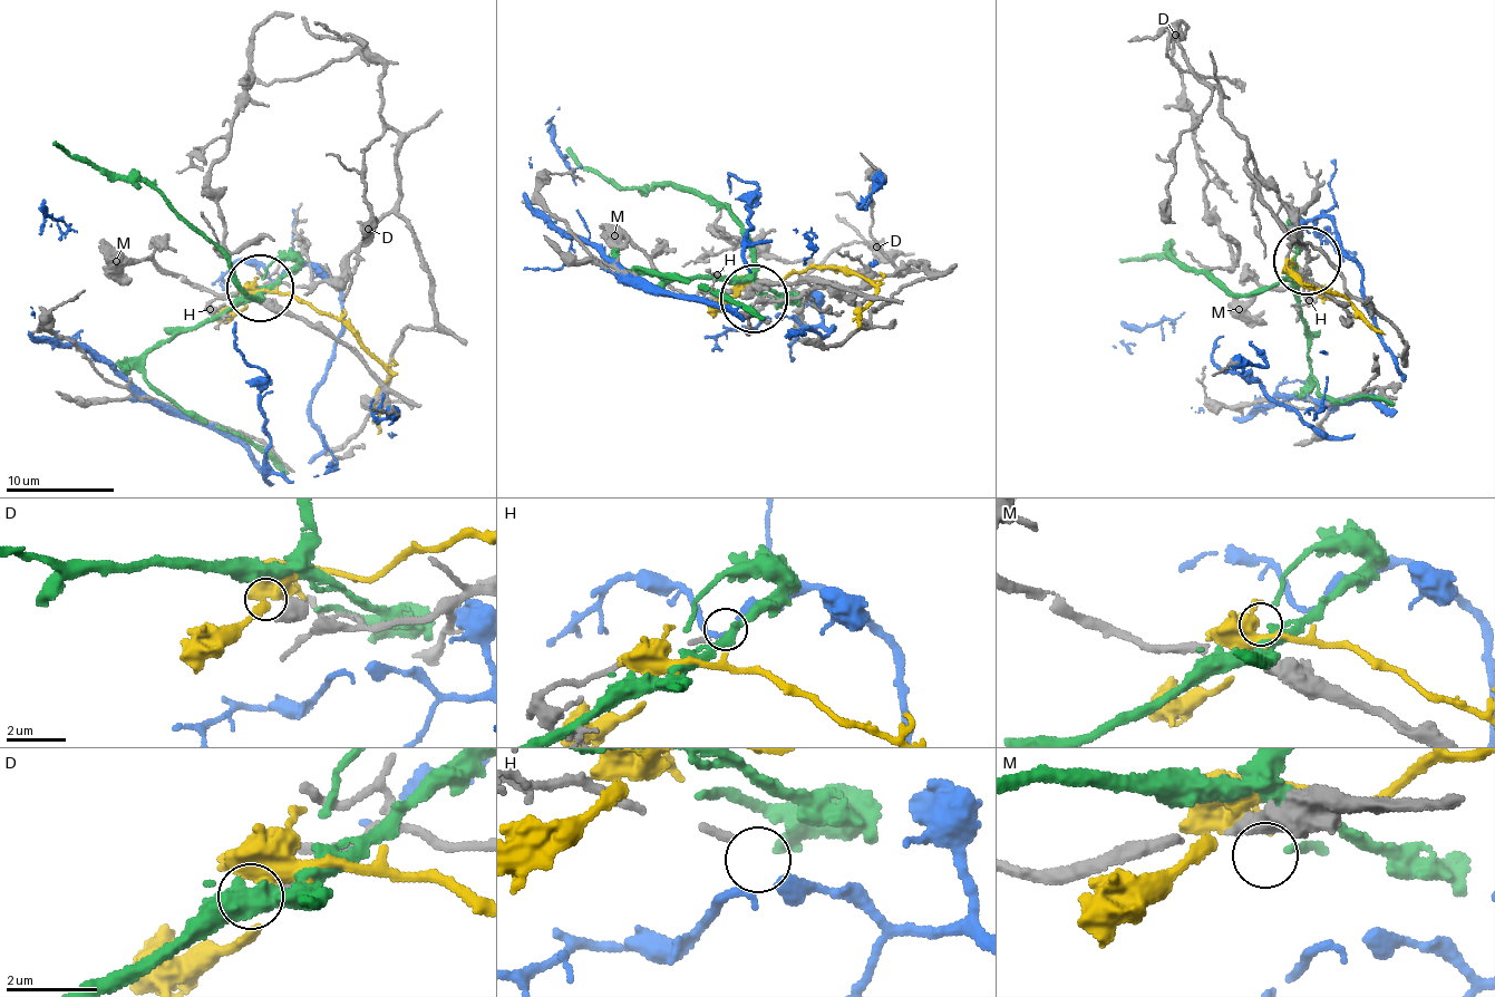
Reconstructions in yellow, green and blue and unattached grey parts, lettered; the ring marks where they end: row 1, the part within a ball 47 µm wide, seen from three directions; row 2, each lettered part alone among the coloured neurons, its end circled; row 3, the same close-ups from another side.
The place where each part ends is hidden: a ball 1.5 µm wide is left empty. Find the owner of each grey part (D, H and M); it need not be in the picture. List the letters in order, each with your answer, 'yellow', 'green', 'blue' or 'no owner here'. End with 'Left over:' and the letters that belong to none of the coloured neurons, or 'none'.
D: no owner here
H: blue
M: green
Left over: D

